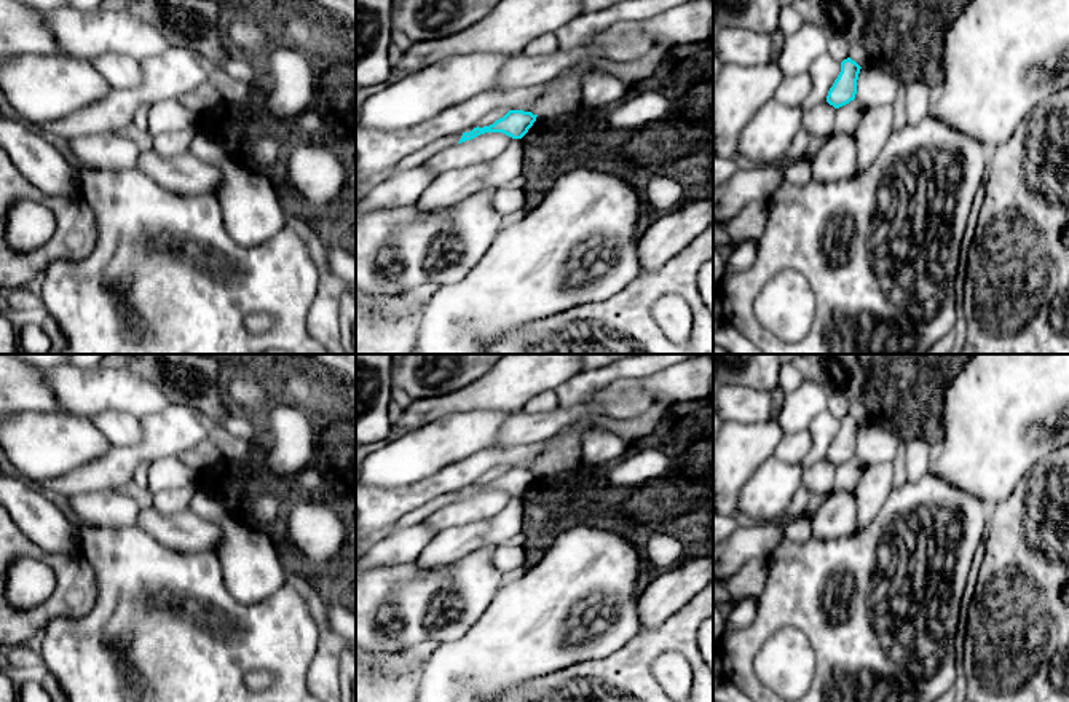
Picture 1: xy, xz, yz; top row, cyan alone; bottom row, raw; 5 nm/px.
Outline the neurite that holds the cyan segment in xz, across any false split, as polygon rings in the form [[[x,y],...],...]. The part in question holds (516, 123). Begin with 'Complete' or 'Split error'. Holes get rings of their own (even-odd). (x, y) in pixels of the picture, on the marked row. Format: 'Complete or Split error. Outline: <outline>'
Complete. Outline: [[[509,110],[503,118],[496,120],[490,126],[477,126],[469,132],[463,132],[458,144],[471,140],[485,132],[503,132],[512,139],[522,139],[536,121],[536,116],[538,115],[533,115],[531,112]]]

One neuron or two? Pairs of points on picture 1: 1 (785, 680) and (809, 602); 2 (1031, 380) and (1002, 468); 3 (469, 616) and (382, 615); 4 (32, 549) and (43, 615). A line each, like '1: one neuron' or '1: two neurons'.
1: two neurons
2: one neuron
3: one neuron
4: one neuron

